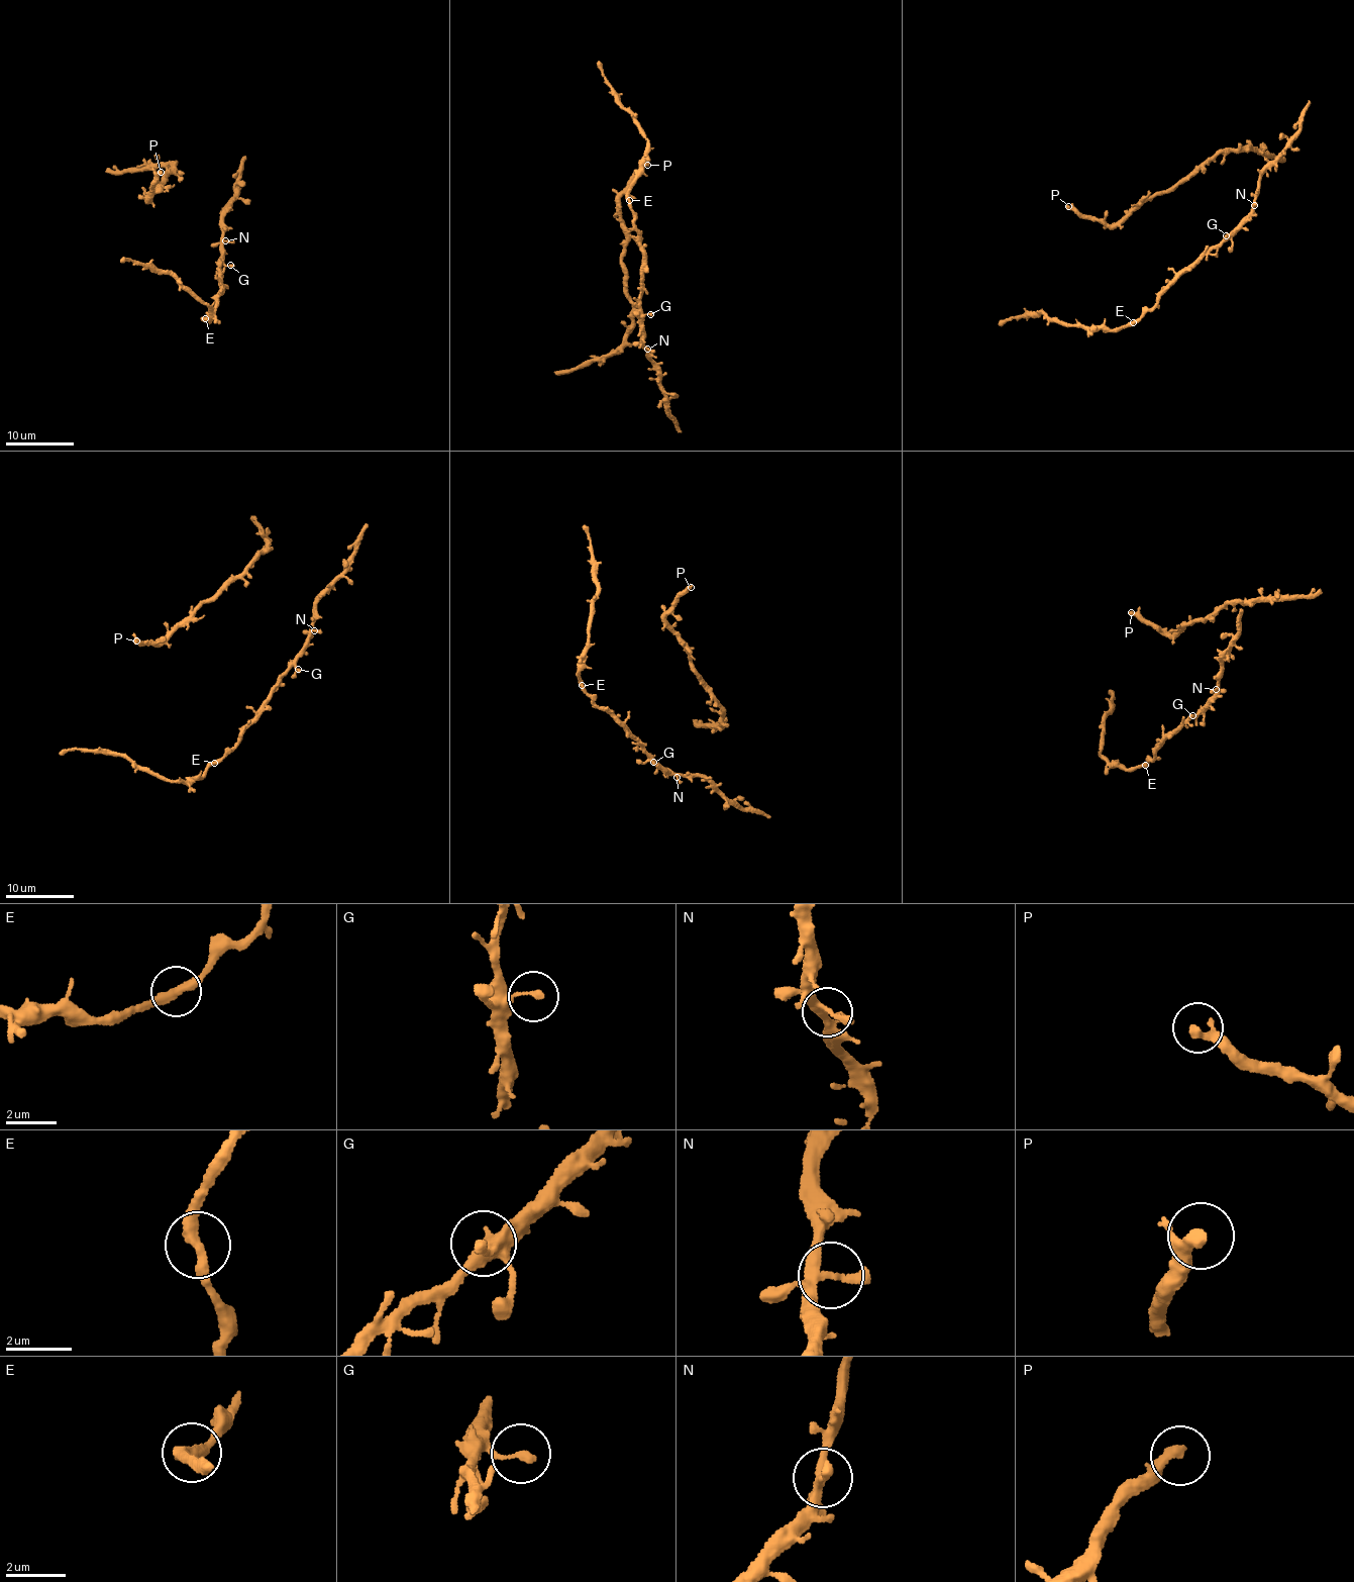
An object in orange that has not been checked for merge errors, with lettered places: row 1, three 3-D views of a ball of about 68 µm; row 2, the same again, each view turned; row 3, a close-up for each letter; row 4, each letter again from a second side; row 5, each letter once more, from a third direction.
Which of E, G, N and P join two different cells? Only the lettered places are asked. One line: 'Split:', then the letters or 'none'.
Split: none

